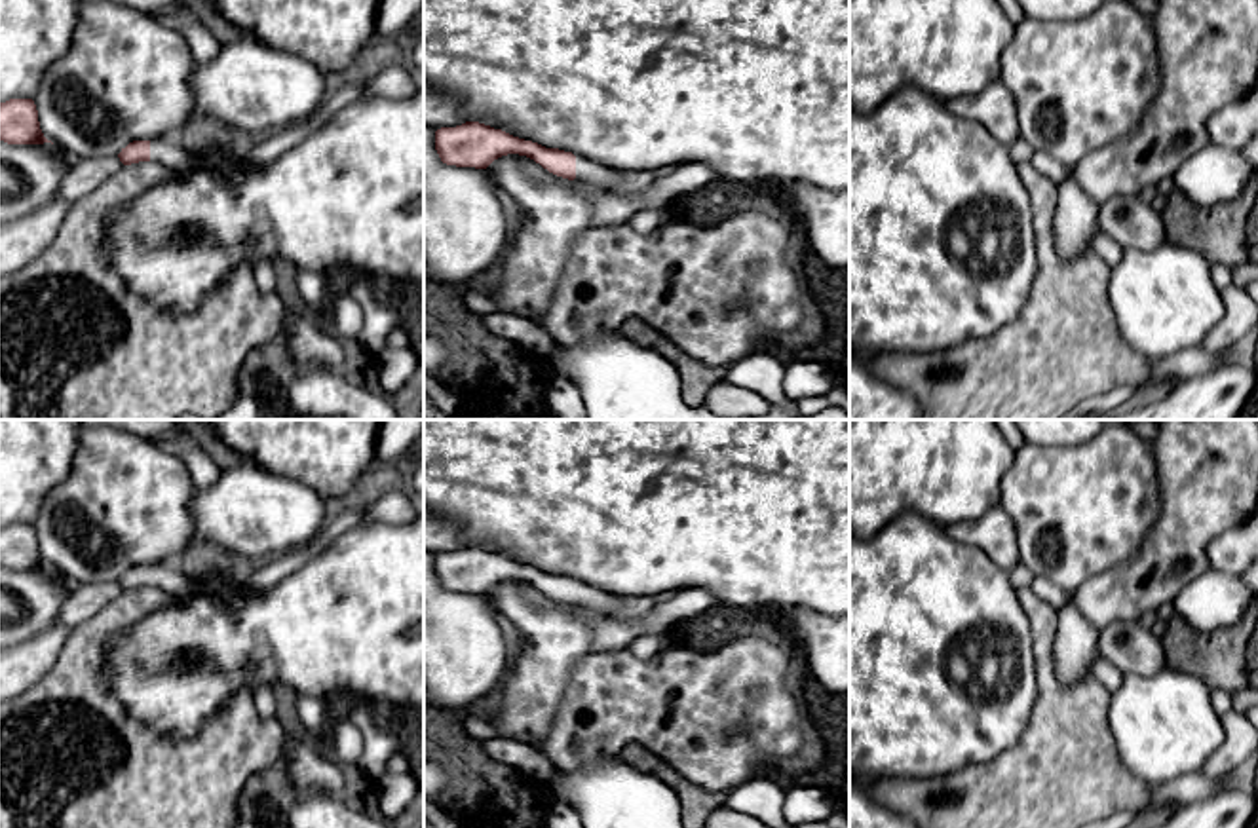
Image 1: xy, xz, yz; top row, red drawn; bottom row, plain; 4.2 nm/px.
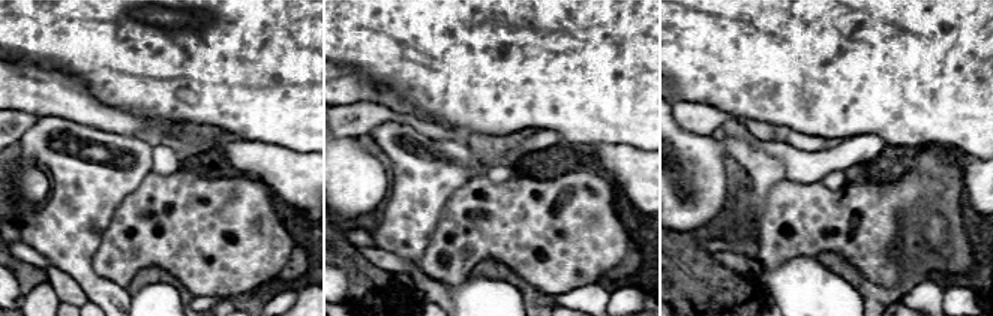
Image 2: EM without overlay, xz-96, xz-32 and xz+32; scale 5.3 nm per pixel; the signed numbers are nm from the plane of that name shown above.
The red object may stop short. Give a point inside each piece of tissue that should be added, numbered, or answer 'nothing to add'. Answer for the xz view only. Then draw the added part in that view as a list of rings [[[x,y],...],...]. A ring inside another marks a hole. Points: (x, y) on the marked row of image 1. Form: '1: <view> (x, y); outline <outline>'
1: xz (586, 169); outline [[[576,156],[576,179],[597,182],[602,188],[623,188],[639,180],[623,171],[616,171],[583,156]]]

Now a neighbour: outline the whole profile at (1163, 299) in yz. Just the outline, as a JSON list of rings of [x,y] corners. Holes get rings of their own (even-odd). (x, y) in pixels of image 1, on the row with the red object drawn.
[[[1171,241],[1148,251],[1125,249],[1121,262],[1110,270],[1108,298],[1121,338],[1146,359],[1201,346],[1224,315],[1210,264],[1199,253]]]

